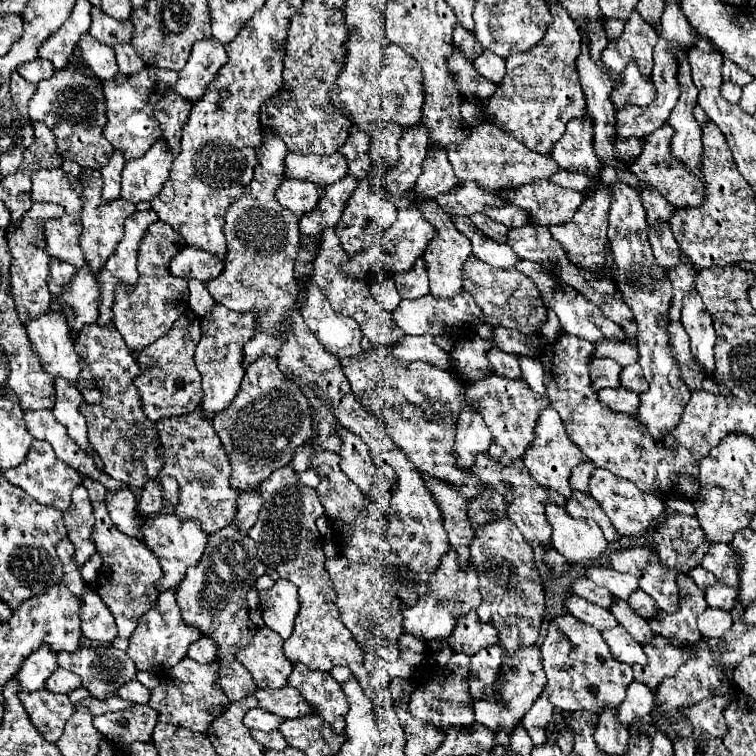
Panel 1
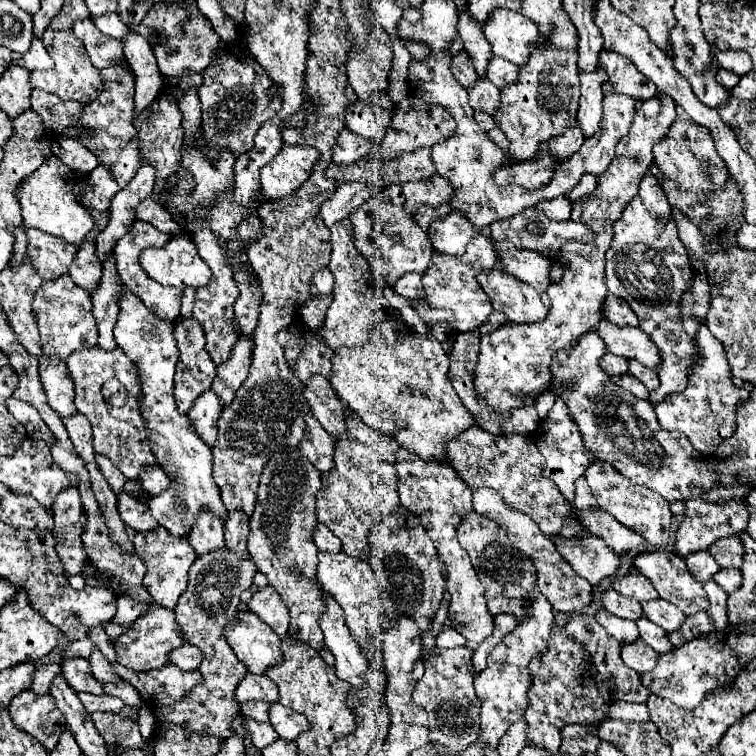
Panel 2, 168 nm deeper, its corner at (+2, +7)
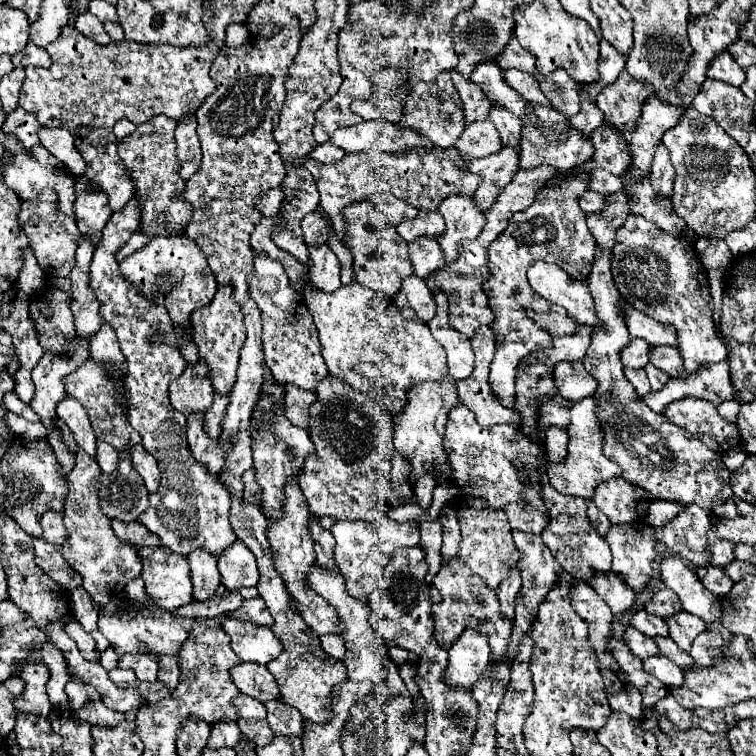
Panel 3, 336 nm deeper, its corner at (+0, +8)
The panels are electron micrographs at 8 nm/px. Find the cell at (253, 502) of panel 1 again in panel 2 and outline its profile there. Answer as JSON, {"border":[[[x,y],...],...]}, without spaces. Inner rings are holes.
{"border":[[[239,512],[229,514],[229,520],[225,522],[225,546],[239,554],[239,558],[247,556],[247,536],[249,536],[249,526],[247,518]]]}

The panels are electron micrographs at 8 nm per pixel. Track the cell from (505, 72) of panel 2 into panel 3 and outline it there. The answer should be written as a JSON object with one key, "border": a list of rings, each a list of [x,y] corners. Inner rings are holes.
{"border":[[[505,69],[503,71],[503,79],[505,83],[515,89],[523,99],[527,101],[537,101],[539,105],[545,105],[545,95],[539,91],[539,85],[535,81],[533,75],[529,73],[521,73],[517,69]]]}

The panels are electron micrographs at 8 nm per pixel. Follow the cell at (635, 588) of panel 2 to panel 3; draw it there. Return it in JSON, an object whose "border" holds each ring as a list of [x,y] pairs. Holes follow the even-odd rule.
{"border":[[[659,589],[651,595],[651,599],[647,599],[645,609],[657,617],[669,617],[677,611],[681,611],[681,603],[677,601],[677,595],[671,589]]]}

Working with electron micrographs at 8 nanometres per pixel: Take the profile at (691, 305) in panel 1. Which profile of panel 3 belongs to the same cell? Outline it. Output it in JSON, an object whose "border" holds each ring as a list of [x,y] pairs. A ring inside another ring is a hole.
{"border":[[[687,397],[673,401],[663,413],[677,427],[687,429],[693,437],[705,443],[715,453],[727,453],[729,449],[741,445],[739,427],[717,413],[717,407],[705,399]]]}

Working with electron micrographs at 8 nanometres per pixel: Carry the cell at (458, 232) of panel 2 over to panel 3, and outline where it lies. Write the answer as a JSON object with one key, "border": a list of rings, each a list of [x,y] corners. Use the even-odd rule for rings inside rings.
{"border":[[[421,235],[409,243],[415,275],[421,279],[425,279],[433,269],[441,269],[445,263],[445,253],[441,251],[439,237],[441,235]]]}

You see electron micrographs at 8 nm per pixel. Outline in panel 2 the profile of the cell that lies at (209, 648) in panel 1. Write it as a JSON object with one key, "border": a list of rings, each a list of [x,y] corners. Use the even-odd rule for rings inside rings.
{"border":[[[183,644],[175,650],[171,650],[171,654],[169,654],[169,662],[179,666],[181,670],[195,670],[199,666],[199,660],[201,660],[201,652],[189,644]]]}

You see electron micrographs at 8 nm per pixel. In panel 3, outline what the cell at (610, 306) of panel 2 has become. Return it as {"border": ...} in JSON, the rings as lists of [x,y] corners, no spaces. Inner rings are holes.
{"border":[[[625,305],[623,313],[631,337],[641,337],[651,345],[677,345],[677,333],[673,325],[665,325],[651,317],[645,317],[641,311],[633,309],[633,305]]]}

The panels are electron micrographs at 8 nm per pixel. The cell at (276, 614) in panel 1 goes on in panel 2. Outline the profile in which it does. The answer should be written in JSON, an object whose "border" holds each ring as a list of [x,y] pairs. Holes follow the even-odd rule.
{"border":[[[271,586],[257,590],[247,606],[263,622],[267,622],[275,630],[275,634],[279,634],[279,636],[287,634],[287,630],[289,630],[289,610]]]}

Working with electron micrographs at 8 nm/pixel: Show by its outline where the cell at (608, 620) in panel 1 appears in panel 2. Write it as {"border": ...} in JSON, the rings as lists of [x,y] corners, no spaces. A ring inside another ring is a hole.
{"border":[[[601,610],[595,620],[599,620],[599,624],[619,642],[637,642],[639,640],[639,630],[635,626],[635,622],[631,620],[623,620],[623,618],[615,618],[613,614],[607,614],[607,610]]]}

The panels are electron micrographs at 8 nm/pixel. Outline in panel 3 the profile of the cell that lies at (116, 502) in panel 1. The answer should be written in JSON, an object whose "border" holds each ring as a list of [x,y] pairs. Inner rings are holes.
{"border":[[[97,441],[97,463],[103,469],[103,473],[113,473],[117,469],[119,453],[113,449],[113,445],[105,445],[103,441]]]}

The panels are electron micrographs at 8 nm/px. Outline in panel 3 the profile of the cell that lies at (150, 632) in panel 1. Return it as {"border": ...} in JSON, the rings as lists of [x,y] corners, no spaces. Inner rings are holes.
{"border":[[[125,653],[119,657],[121,669],[133,669],[139,681],[157,681],[159,665],[157,665],[157,655],[153,653]]]}

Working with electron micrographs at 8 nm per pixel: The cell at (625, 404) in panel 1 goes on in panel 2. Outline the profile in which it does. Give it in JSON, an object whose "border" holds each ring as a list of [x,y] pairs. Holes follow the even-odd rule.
{"border":[[[623,374],[623,376],[613,376],[611,378],[615,384],[619,384],[619,386],[623,386],[625,390],[629,390],[629,392],[633,392],[637,398],[643,398],[643,400],[647,400],[649,398],[649,390],[635,378],[635,376],[631,376],[631,374]]]}

